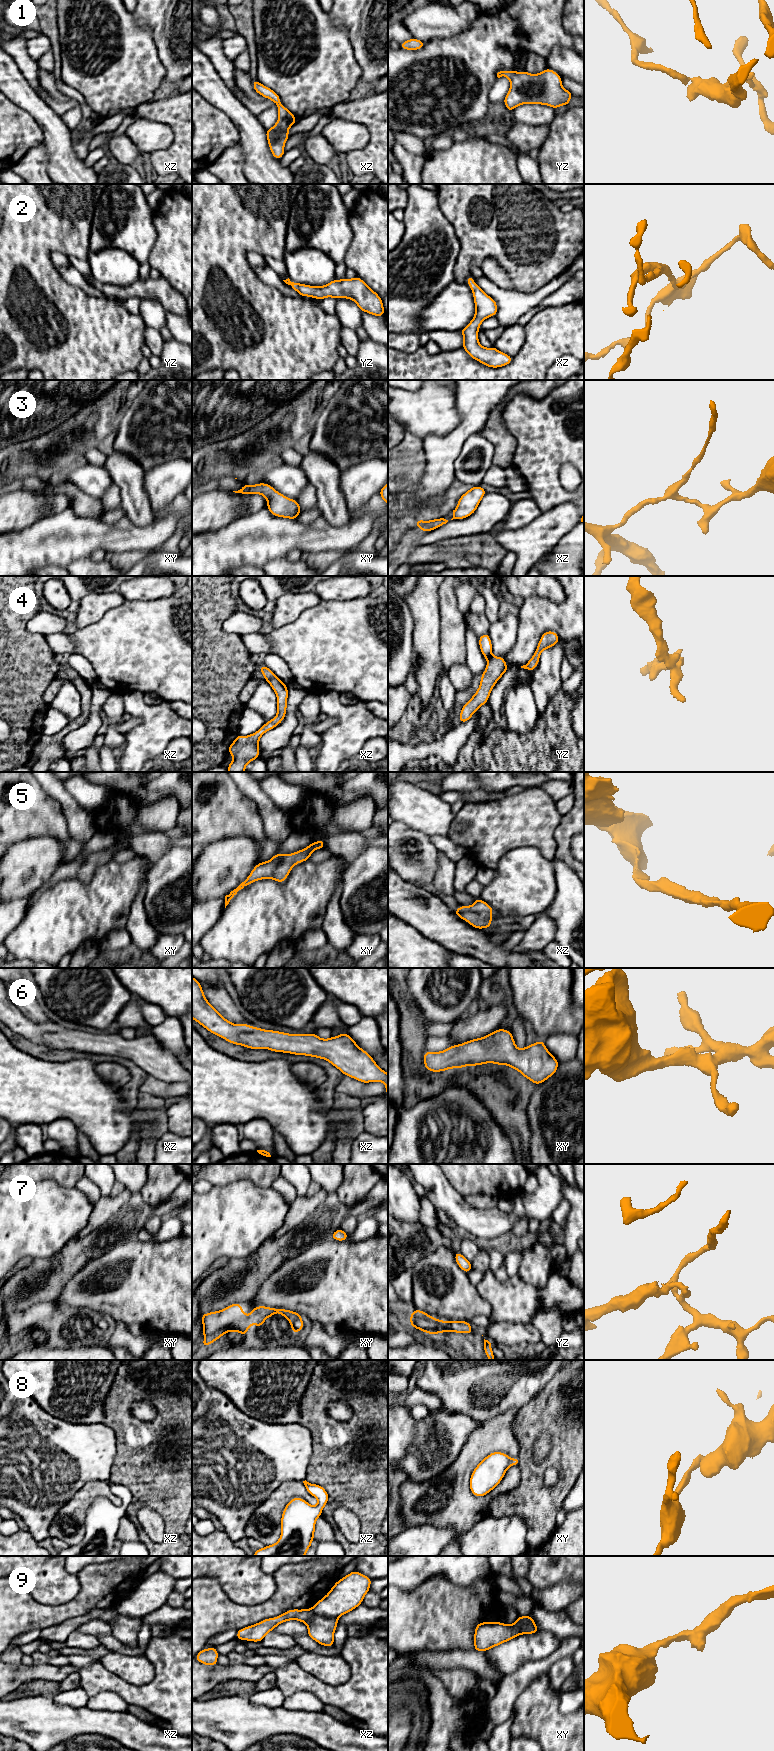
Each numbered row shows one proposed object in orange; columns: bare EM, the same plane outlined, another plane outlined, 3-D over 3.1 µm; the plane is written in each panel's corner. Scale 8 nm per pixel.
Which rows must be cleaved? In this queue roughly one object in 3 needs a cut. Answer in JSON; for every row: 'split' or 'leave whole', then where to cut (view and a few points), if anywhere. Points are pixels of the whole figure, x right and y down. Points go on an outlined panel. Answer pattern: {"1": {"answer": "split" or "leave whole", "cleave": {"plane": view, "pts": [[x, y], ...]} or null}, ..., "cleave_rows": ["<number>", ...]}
{"1": {"answer": "leave whole", "cleave": null}, "2": {"answer": "leave whole", "cleave": null}, "3": {"answer": "leave whole", "cleave": null}, "4": {"answer": "split", "cleave": {"plane": "xz", "pts": [[275, 676], [268, 681]]}}, "5": {"answer": "leave whole", "cleave": null}, "6": {"answer": "leave whole", "cleave": null}, "7": {"answer": "split", "cleave": {"plane": "yz", "pts": [[432, 1317], [410, 1319]]}}, "8": {"answer": "leave whole", "cleave": null}, "9": {"answer": "split", "cleave": {"plane": "xz", "pts": [[311, 1608], [316, 1614], [336, 1619]]}}, "cleave_rows": ["4", "7", "9"]}

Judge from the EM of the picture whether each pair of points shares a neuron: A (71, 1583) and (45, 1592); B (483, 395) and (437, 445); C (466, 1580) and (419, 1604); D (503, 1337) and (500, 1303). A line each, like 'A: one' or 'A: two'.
A: one
B: one
C: two
D: two

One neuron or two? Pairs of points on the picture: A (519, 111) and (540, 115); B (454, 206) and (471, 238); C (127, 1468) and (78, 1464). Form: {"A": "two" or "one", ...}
{"A": "one", "B": "one", "C": "two"}

